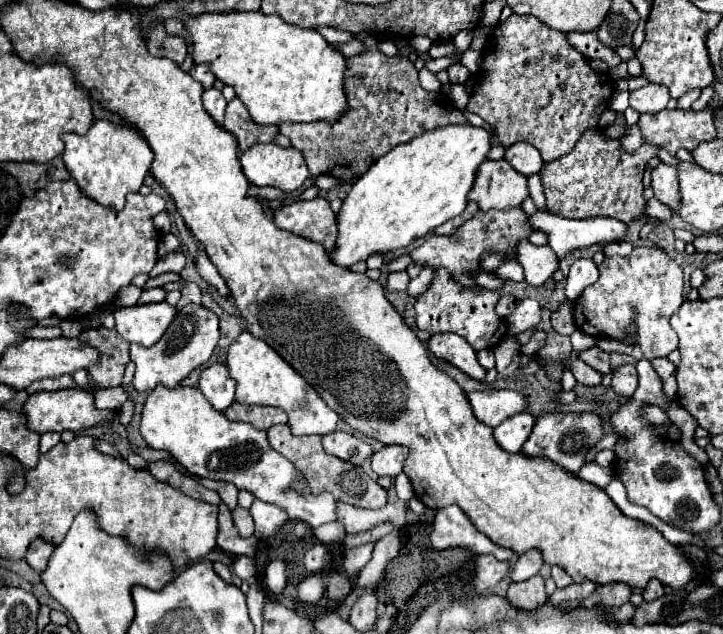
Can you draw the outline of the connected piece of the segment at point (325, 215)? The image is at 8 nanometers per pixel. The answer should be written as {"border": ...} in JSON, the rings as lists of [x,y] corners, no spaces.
{"border":[[[321,197],[285,205],[273,213],[273,221],[285,231],[321,243],[327,253],[331,253],[335,247],[337,217],[331,211],[329,201]]]}

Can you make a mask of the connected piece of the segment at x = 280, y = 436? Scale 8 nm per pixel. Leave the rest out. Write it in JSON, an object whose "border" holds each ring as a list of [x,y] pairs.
{"border":[[[273,425],[271,429],[267,429],[267,437],[269,437],[269,445],[275,451],[279,451],[285,459],[289,459],[295,465],[295,469],[303,475],[303,485],[305,487],[309,485],[309,491],[313,495],[329,491],[339,501],[343,501],[347,505],[363,507],[363,509],[379,509],[387,503],[387,491],[383,487],[379,487],[361,467],[355,467],[347,461],[341,461],[339,457],[327,455],[321,445],[321,437],[315,437],[315,435],[293,437],[289,433],[287,425]]]}

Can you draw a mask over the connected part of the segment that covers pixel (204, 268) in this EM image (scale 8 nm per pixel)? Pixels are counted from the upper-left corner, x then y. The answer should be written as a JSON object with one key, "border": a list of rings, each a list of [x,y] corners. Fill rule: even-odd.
{"border":[[[199,245],[199,255],[197,255],[197,271],[199,271],[199,275],[209,283],[209,285],[213,285],[215,289],[219,289],[219,293],[221,293],[221,297],[229,297],[229,285],[223,281],[223,275],[215,269],[215,265],[213,265],[213,261],[207,257],[207,253],[205,253],[205,249]]]}

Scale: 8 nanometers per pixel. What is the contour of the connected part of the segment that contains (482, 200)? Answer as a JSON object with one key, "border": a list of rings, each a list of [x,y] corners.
{"border":[[[505,159],[483,161],[479,165],[479,177],[475,177],[475,189],[471,189],[469,201],[475,201],[481,211],[519,207],[529,195],[527,177],[517,173]]]}

